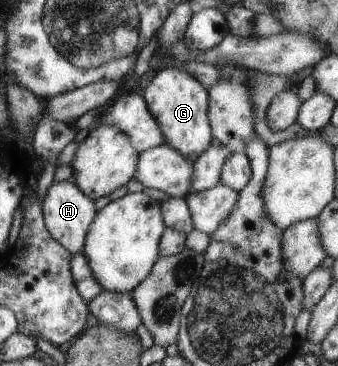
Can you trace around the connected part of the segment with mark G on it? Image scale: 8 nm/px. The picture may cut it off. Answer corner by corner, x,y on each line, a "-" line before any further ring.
170,66
159,69
144,90
144,100
170,148
178,150
182,156
190,158
192,162
196,162
210,148
213,132
208,116
208,89
184,68

